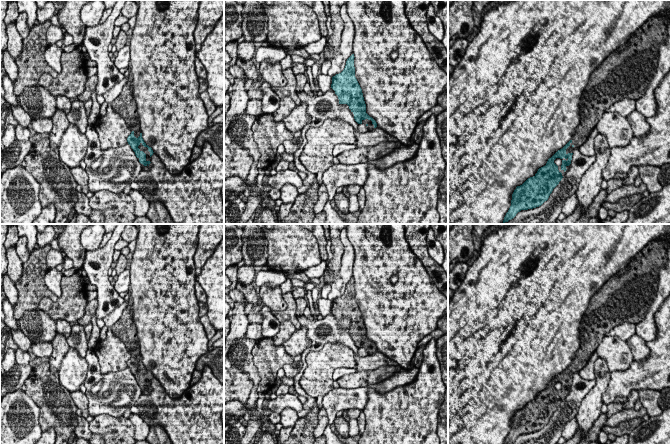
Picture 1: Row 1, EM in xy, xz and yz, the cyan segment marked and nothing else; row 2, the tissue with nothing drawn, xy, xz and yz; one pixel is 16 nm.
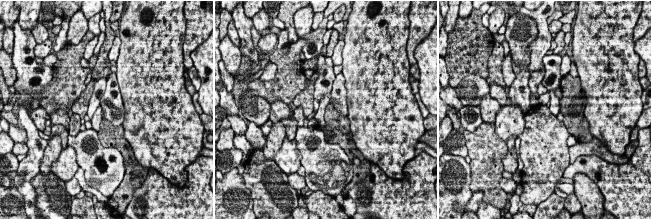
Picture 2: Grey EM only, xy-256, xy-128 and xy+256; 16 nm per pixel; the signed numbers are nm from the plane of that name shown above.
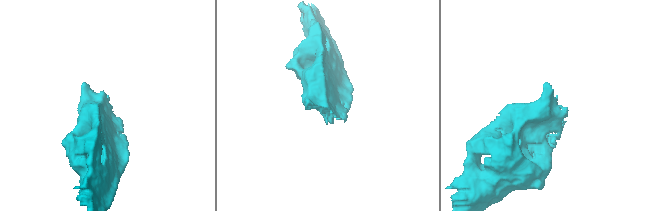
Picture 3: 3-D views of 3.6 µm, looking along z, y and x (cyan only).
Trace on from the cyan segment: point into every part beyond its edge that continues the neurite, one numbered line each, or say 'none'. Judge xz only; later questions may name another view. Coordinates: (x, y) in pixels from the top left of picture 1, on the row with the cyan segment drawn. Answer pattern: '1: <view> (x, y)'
1: xz (370, 126)

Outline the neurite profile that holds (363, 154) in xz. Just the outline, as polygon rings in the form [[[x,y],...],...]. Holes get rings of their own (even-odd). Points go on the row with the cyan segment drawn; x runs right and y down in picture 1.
[[[398,141],[396,143],[379,143],[376,146],[360,147],[353,150],[348,150],[340,153],[337,158],[341,164],[353,165],[359,163],[366,163],[376,160],[380,157],[389,154],[402,144]]]

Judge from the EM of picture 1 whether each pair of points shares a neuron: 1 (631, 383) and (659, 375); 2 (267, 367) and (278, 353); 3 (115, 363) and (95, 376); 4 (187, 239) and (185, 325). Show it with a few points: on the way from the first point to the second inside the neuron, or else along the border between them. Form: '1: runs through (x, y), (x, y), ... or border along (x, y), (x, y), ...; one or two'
1: runs through (638, 376), (652, 375); one
2: runs through (267, 364), (275, 356); one
3: border along (92, 350), (102, 373), (124, 369); two
4: runs through (180, 260), (180, 304); one

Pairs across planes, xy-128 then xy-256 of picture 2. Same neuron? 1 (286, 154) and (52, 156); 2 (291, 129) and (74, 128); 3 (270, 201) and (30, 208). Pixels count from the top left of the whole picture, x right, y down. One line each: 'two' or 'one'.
1: two
2: two
3: two

